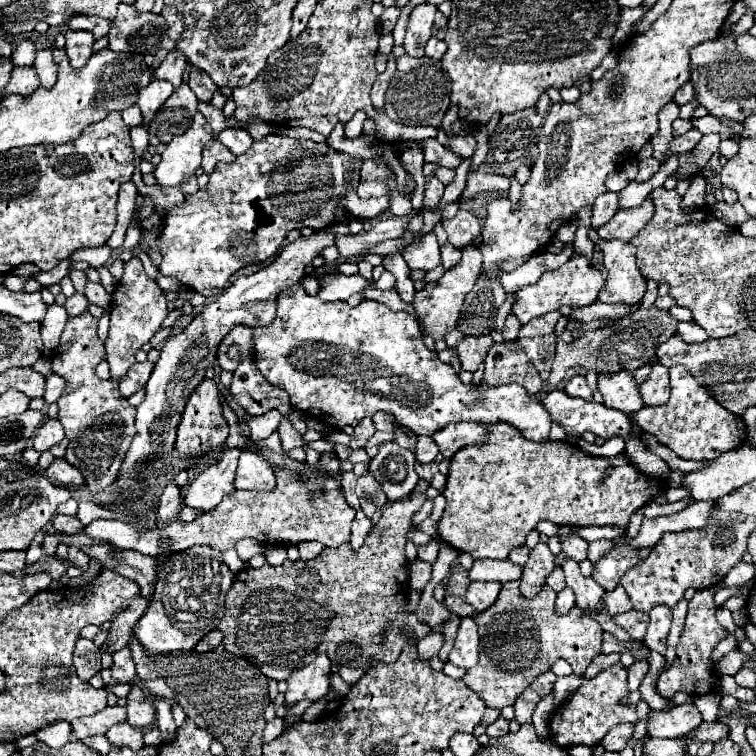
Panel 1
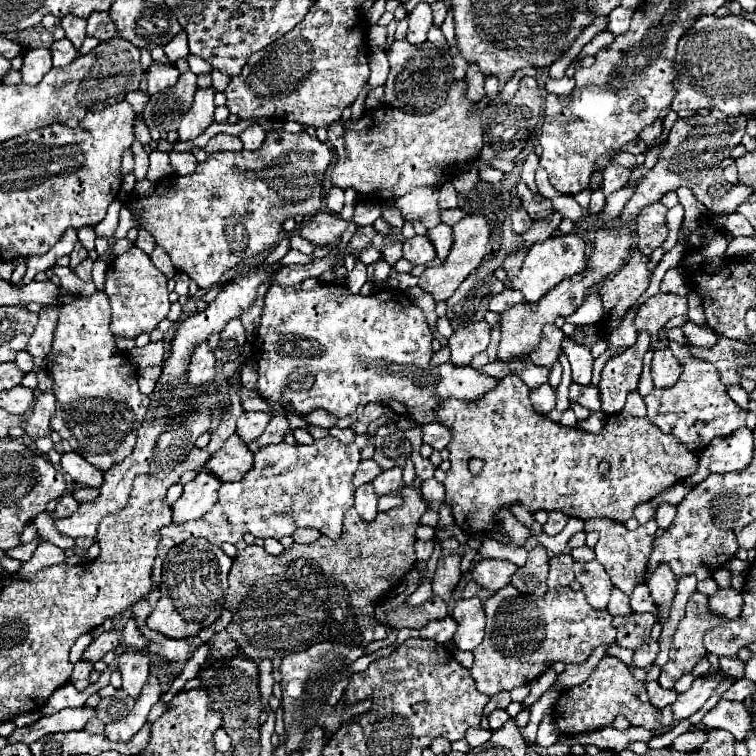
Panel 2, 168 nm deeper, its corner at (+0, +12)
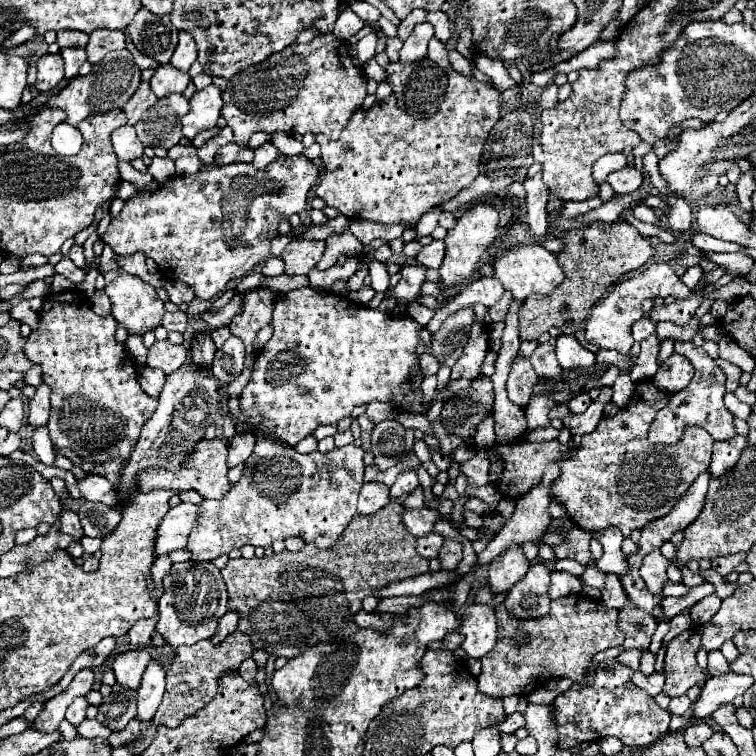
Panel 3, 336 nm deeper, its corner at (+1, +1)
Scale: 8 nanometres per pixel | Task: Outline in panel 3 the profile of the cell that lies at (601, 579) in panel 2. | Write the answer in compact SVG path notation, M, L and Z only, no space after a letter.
M592 559L588 565L586 565L586 571L582 573L582 583L584 585L590 585L590 587L596 587L596 589L602 589L604 587L604 573L600 573L600 569L596 569L596 559Z

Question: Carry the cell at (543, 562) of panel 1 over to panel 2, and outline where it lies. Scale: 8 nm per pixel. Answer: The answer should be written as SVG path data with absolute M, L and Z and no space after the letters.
M541 544L535 546L533 550L529 550L527 564L513 574L511 582L519 588L519 592L541 596L547 590L547 570L549 570L547 562L549 562L547 550Z

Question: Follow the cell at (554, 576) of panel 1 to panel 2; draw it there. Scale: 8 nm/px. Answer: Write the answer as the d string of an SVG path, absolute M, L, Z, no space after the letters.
M557 554L551 556L549 560L549 576L547 576L547 586L557 588L557 586L569 586L575 576L573 576L573 558L569 554Z

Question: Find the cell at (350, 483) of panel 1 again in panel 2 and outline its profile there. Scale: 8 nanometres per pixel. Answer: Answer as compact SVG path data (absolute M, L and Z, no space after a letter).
M361 460L359 468L357 468L355 476L353 476L353 484L355 484L355 488L359 488L361 484L371 482L379 474L381 474L381 468L373 460Z

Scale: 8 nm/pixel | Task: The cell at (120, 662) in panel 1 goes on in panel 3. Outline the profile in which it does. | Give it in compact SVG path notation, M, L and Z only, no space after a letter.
M154 615L152 619L140 619L130 627L128 637L130 637L130 645L134 649L142 649L142 647L148 647L148 645L162 645L164 643L164 639L156 631L156 621L158 621L158 615Z

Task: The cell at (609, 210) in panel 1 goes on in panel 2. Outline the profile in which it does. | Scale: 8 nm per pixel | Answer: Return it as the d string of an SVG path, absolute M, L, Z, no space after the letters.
M607 166L605 172L603 172L603 186L601 186L601 192L605 196L609 196L611 192L619 190L621 186L627 184L627 178L629 178L631 170L623 168L623 166Z

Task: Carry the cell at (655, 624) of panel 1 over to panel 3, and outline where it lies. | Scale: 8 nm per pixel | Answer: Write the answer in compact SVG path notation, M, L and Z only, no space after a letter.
M656 549L652 553L648 553L644 559L642 559L642 565L640 565L640 577L646 581L648 589L656 595L662 595L662 587L666 583L666 567L668 567L668 559Z

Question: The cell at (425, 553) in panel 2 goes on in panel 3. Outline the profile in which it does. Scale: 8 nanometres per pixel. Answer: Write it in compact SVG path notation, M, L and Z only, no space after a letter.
M432 531L432 533L426 533L426 535L418 537L416 551L418 551L420 555L424 555L426 559L434 559L434 557L438 557L442 543L444 543L444 537L442 537L440 533Z

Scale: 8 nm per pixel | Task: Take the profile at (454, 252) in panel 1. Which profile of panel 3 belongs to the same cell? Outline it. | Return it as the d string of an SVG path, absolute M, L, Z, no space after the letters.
M432 241L430 245L424 245L420 253L416 255L416 263L428 269L438 269L444 259L444 243L442 241Z

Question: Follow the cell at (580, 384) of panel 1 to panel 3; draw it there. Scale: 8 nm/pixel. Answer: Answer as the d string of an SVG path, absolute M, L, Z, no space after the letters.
M560 335L556 339L556 357L562 369L588 369L596 363L596 355L582 347L574 335Z

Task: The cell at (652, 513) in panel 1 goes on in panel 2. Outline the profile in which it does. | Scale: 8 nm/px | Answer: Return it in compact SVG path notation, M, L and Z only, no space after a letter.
M739 428L729 436L717 436L705 452L699 452L697 472L687 476L683 482L689 486L699 484L709 474L741 472L751 464L753 458L753 432L749 428Z

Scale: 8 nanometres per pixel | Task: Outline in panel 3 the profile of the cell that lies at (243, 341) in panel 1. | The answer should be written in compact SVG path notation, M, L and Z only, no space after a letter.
M230 337L214 355L214 363L212 363L212 375L222 381L224 385L232 383L244 369L244 343L238 337Z

